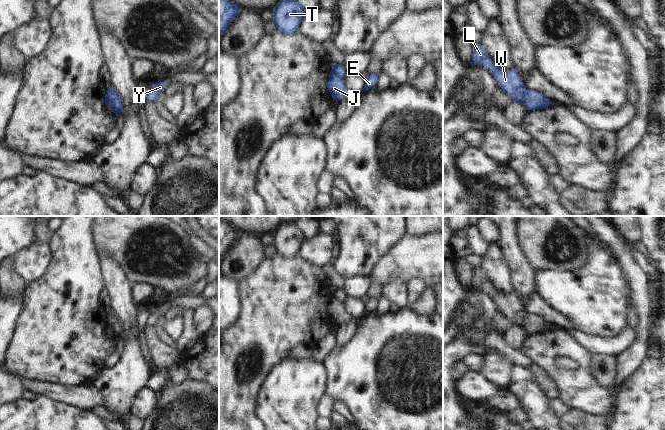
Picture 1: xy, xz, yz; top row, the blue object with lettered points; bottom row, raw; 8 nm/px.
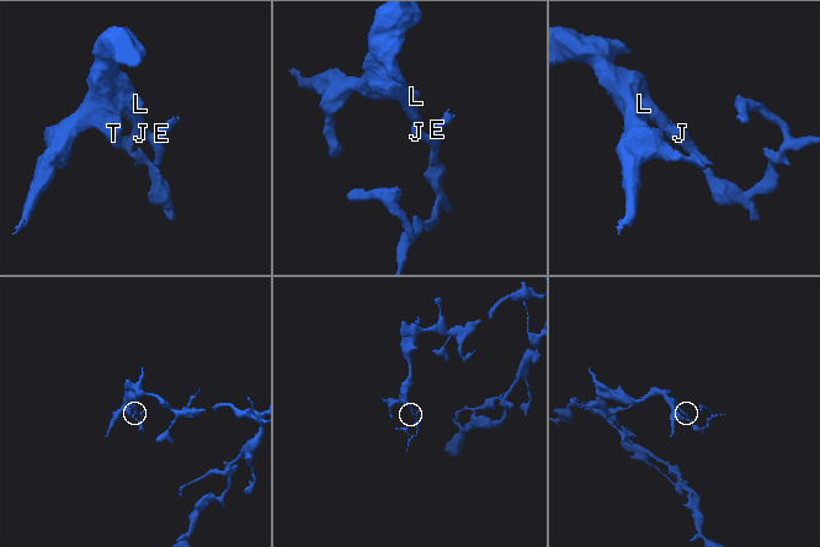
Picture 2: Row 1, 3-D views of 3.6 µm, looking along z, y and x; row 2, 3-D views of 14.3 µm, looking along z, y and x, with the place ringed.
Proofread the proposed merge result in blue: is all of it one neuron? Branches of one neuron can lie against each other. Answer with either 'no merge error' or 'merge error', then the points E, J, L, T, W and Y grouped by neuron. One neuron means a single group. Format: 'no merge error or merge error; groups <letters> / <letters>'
merge error; groups E J Y / L T W

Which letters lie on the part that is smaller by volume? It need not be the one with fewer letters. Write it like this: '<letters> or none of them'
E, J, Y

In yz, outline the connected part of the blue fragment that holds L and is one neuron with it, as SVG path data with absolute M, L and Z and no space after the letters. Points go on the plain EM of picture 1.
M474 267L471 290L475 288L483 288L487 291L495 300L500 312L506 316L514 326L525 329L525 316L527 313L516 294L506 295L498 291L494 285L491 284L481 268Z

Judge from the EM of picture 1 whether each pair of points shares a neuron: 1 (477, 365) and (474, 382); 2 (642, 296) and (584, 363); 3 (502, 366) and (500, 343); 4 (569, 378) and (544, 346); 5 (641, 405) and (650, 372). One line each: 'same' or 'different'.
1: different
2: different
3: different
4: same
5: same

